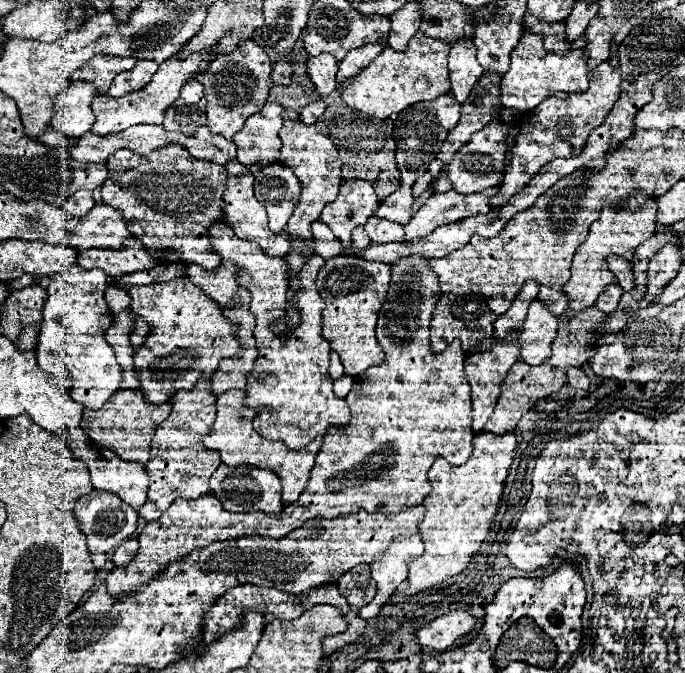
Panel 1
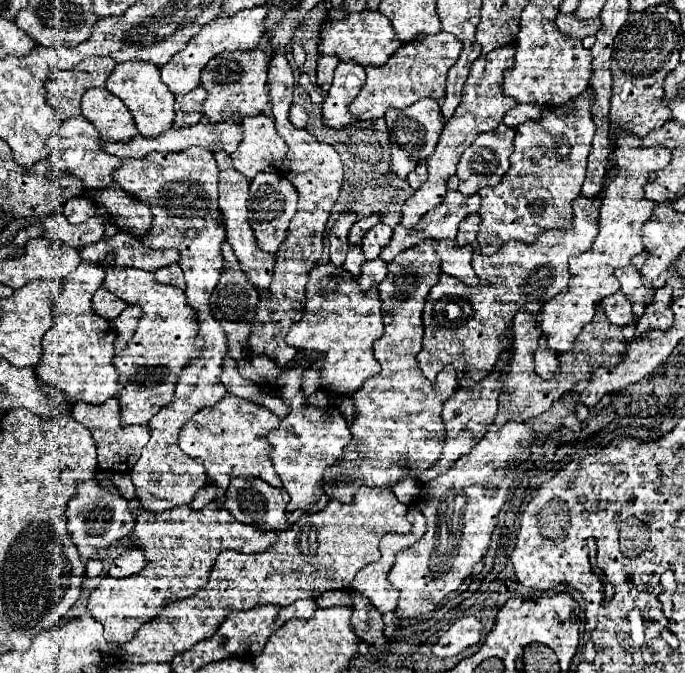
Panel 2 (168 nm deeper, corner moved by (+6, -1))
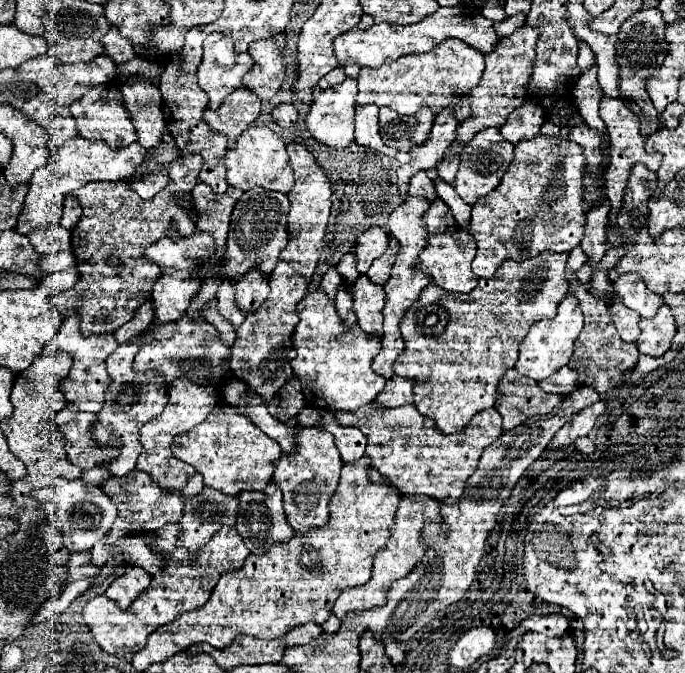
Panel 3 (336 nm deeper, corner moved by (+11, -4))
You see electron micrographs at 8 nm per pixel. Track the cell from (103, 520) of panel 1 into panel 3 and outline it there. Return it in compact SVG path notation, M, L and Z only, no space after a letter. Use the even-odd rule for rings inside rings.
M57 478L51 486L33 490L31 496L43 504L49 522L55 526L55 530L61 532L63 544L69 552L89 550L95 542L105 538L107 530L113 526L117 518L117 508L113 506L111 498L105 498L99 486L81 482L81 480L65 480Z

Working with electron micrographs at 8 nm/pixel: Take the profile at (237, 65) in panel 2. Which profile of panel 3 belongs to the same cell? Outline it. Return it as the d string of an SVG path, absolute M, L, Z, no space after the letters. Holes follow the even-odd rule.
M217 32L209 35L197 70L199 86L211 98L209 108L219 108L233 90L241 88L243 76L251 66L253 58L247 52L235 52L231 38Z

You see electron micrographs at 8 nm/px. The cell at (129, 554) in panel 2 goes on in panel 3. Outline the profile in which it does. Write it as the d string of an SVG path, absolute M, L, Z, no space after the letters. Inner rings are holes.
M129 566L123 576L117 576L111 586L107 588L105 596L117 602L121 610L127 610L133 600L141 596L143 590L147 590L151 584L151 574L147 574L143 568Z

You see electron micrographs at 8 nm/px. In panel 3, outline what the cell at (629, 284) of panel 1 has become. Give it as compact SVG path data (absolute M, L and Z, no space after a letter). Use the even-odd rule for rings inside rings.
M621 274L619 280L613 286L617 290L619 300L627 308L639 312L643 318L653 318L657 314L659 306L665 304L663 296L653 294L645 286L645 282L643 282L643 278L639 274Z

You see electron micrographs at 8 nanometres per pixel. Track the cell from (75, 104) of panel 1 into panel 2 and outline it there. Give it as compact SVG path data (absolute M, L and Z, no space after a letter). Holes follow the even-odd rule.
M82 115L78 117L70 117L68 121L62 123L60 131L56 131L50 139L48 139L48 147L50 147L50 163L52 163L52 179L54 175L60 175L62 171L68 171L76 177L80 177L84 181L86 189L94 189L94 187L104 187L108 183L112 183L112 171L118 167L118 163L122 163L118 157L108 155L106 151L102 151L100 147L100 135L94 129L94 125L84 119Z

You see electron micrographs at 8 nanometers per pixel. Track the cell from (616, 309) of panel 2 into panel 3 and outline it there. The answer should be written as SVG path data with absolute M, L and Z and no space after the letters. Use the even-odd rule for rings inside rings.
M613 302L609 306L609 314L613 318L613 324L619 330L619 336L623 342L637 342L641 330L639 330L639 314L635 310L629 310L621 302Z

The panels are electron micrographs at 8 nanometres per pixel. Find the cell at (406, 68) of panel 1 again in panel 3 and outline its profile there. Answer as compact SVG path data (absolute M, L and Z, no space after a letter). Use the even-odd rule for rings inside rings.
M449 38L435 46L431 52L405 54L397 60L387 60L381 68L363 68L359 74L359 94L357 104L377 104L387 106L399 114L415 114L419 108L427 106L439 114L451 104L453 96L465 96L481 80L485 62L483 54L473 50L461 40Z

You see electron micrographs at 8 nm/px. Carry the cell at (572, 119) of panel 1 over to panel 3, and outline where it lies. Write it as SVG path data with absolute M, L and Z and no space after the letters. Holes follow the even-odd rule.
M535 136L533 140L525 140L519 142L515 148L515 158L513 158L513 166L509 166L509 170L505 172L505 182L501 182L501 186L497 186L497 190L493 190L493 194L487 194L485 198L479 198L473 206L471 212L471 234L477 242L477 256L473 260L473 272L479 278L489 278L497 272L497 268L501 266L501 262L505 260L515 260L515 262L523 262L527 258L539 256L543 252L569 252L575 246L579 246L581 238L583 238L583 230L585 230L585 210L581 210L581 168L585 166L585 158L581 154L581 148L575 142L569 140L557 140L557 142L549 142L549 138L545 136Z

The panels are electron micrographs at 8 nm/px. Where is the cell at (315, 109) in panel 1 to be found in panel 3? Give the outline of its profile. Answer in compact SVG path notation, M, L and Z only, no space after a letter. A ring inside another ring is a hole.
M279 104L273 110L273 120L281 126L281 128L291 128L297 122L297 110L293 104Z

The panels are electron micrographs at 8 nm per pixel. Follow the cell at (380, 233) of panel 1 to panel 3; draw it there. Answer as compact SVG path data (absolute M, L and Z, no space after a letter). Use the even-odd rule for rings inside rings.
M379 226L367 228L357 240L355 240L355 256L357 256L357 270L365 274L375 258L379 258L389 246L387 232Z

